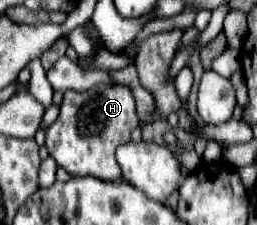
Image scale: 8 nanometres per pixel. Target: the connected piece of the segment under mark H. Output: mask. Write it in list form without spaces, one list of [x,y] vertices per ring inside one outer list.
[[[124,85],[94,87],[82,93],[66,91],[56,123],[46,129],[46,147],[54,161],[68,173],[114,181],[120,179],[120,167],[114,151],[118,145],[130,141],[130,133],[138,123],[136,101]]]

